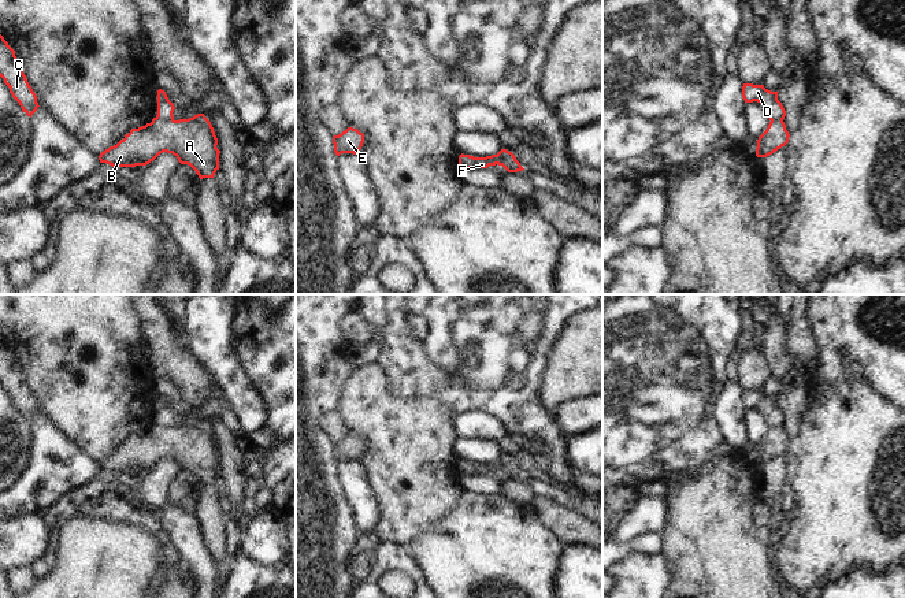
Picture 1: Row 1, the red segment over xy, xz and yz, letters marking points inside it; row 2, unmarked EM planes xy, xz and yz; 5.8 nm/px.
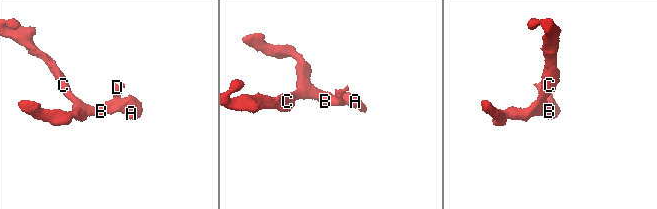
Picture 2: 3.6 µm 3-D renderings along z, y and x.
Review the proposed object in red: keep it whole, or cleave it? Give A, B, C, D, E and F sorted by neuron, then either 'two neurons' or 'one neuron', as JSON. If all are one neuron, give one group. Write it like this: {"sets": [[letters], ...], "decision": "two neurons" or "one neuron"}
{"sets": [["A", "B", "C", "E", "F"], ["D"]], "decision": "two neurons"}

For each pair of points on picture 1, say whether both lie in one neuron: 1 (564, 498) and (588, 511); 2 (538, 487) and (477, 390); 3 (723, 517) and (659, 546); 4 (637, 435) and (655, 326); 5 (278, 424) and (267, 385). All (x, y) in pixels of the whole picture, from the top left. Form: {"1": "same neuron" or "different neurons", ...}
{"1": "same neuron", "2": "different neurons", "3": "different neurons", "4": "same neuron", "5": "same neuron"}

